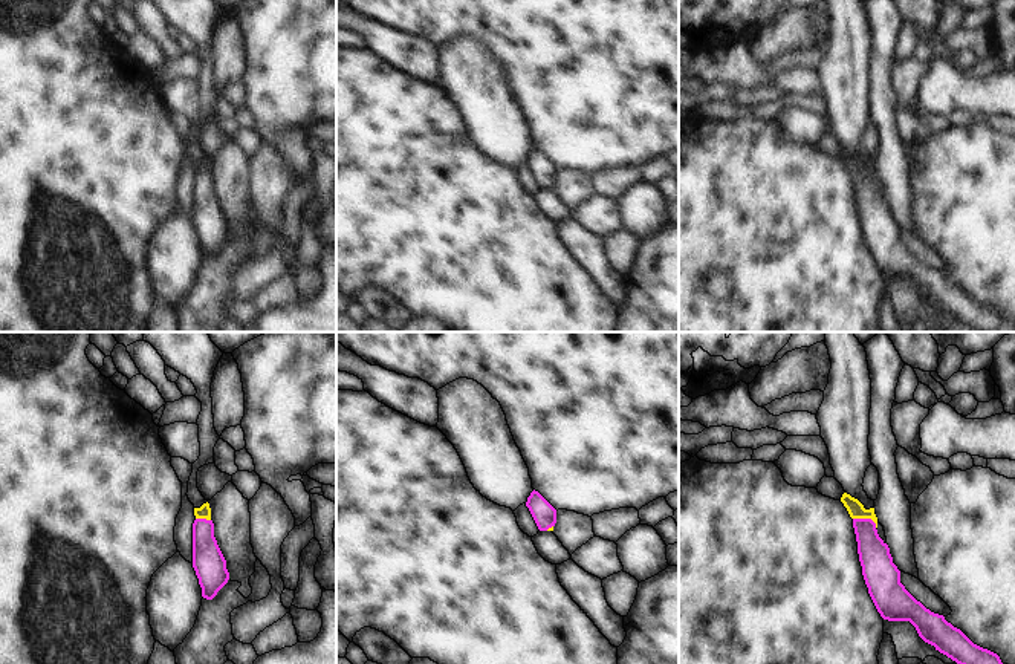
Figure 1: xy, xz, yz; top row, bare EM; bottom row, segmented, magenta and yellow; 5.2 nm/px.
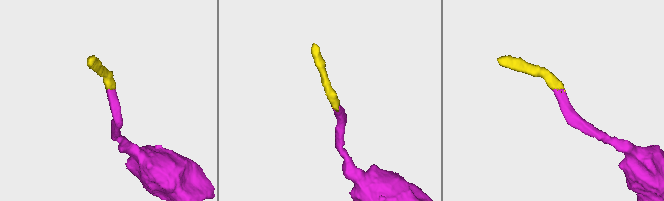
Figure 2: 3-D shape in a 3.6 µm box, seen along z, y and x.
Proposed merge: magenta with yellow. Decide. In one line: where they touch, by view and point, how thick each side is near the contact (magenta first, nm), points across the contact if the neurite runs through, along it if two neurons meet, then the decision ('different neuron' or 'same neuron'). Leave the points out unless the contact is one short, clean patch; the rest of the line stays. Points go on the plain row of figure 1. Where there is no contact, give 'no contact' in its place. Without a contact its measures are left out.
contact yz (865, 176); calibres 170 and 90 nm; way yz (875, 214), (865, 190), (865, 176), (855, 166); same neuron

